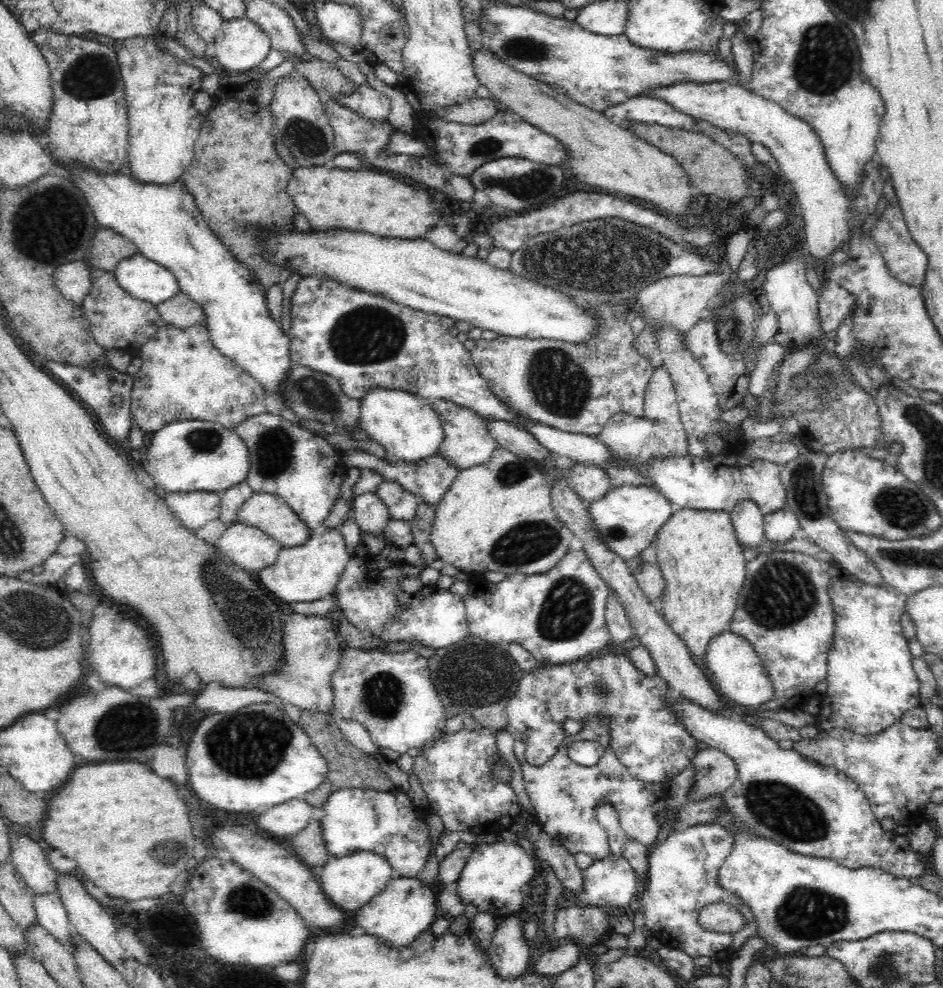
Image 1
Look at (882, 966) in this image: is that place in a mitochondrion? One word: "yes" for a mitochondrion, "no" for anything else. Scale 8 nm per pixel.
yes

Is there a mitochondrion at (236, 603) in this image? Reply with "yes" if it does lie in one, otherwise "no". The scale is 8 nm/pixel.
yes

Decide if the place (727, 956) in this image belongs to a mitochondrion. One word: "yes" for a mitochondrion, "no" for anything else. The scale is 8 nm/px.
no

